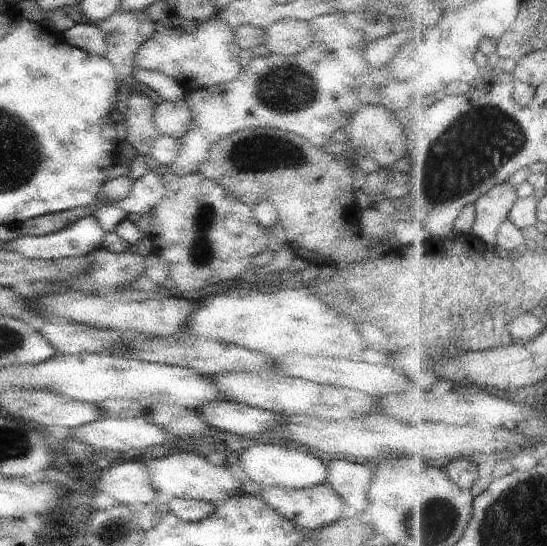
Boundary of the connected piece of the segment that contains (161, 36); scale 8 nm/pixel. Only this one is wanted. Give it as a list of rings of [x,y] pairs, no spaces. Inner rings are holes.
[[[172,11],[164,20],[156,23],[152,36],[137,50],[135,68],[171,76],[188,95],[195,90],[234,80],[243,69],[240,65],[240,51],[235,31],[225,21],[214,18],[196,22],[182,18],[176,11]]]

